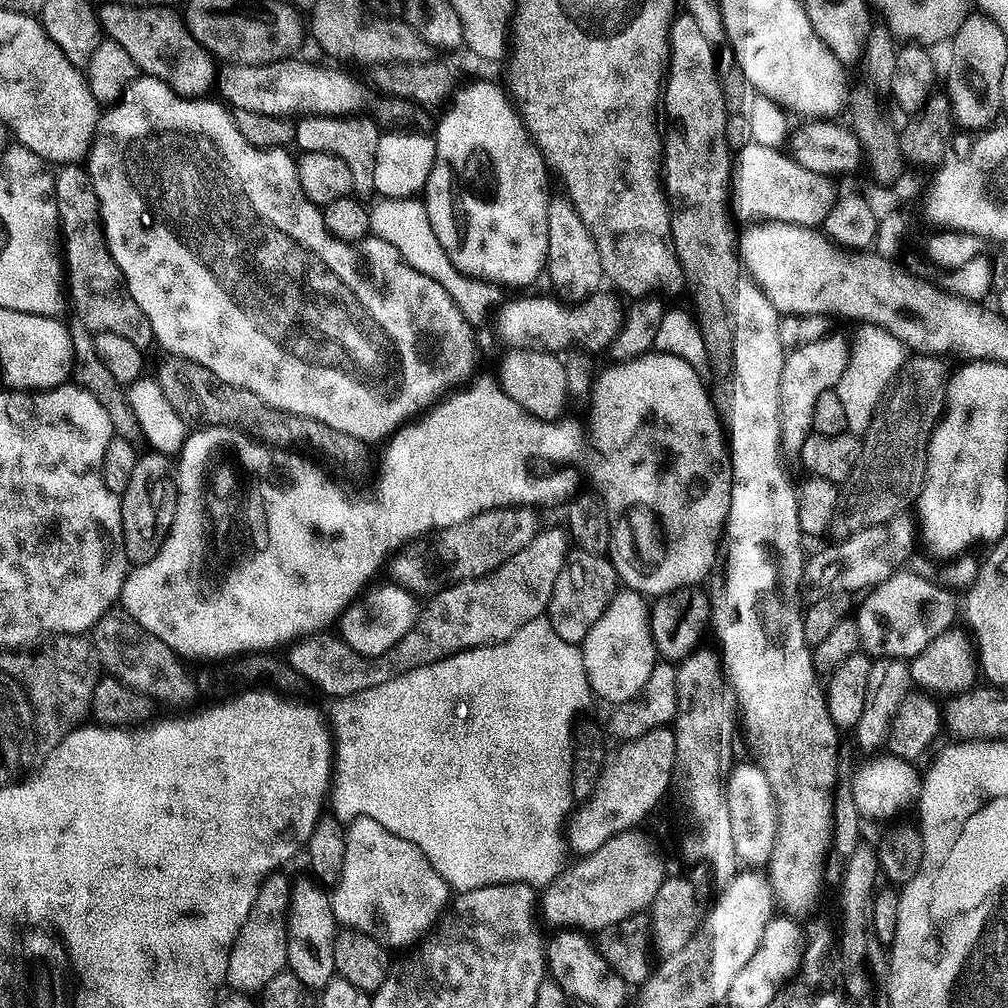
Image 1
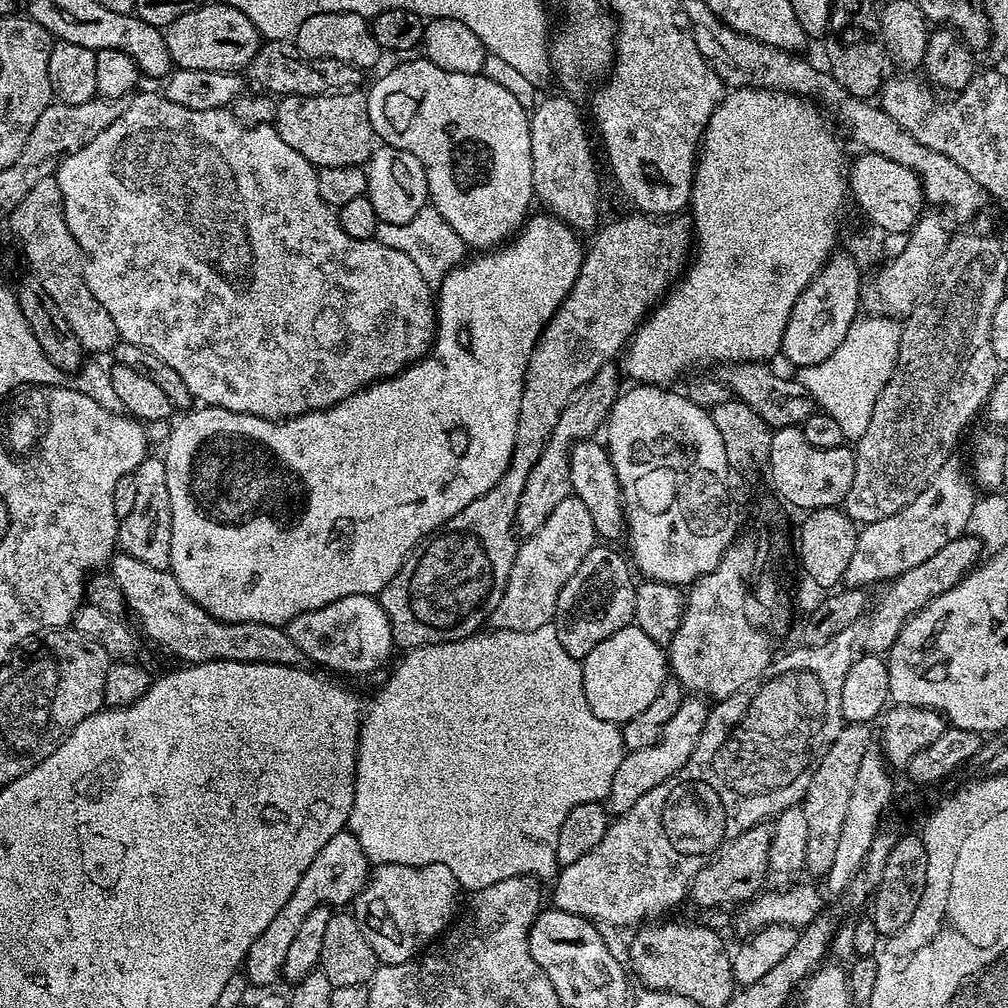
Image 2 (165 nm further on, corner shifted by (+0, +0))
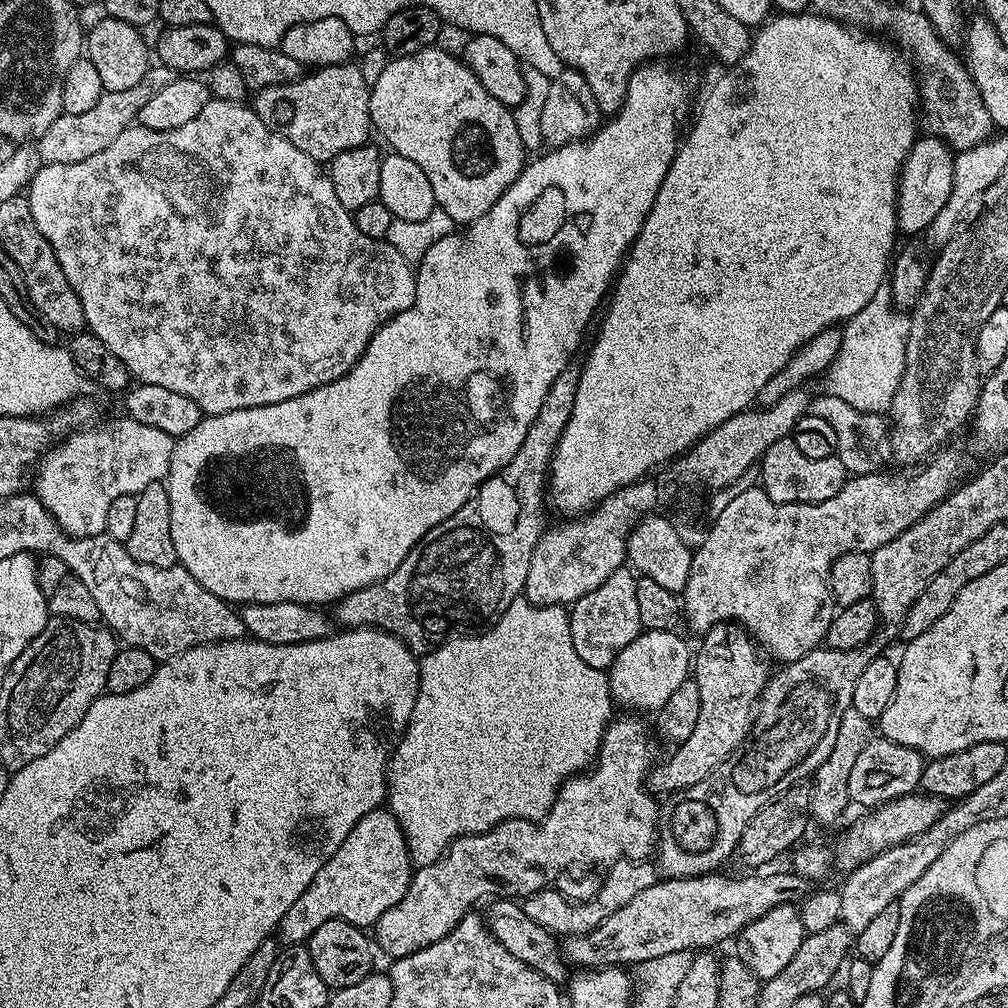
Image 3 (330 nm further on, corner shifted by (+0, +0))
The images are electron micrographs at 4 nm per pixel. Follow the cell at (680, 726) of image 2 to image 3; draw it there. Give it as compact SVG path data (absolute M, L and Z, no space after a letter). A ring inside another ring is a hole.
M736 622L716 624L703 633L700 653L694 656L694 679L702 707L698 722L686 742L675 745L664 761L648 773L646 787L653 794L680 794L685 788L702 782L752 730L756 702L768 682L770 668L760 657L761 649L747 628Z

